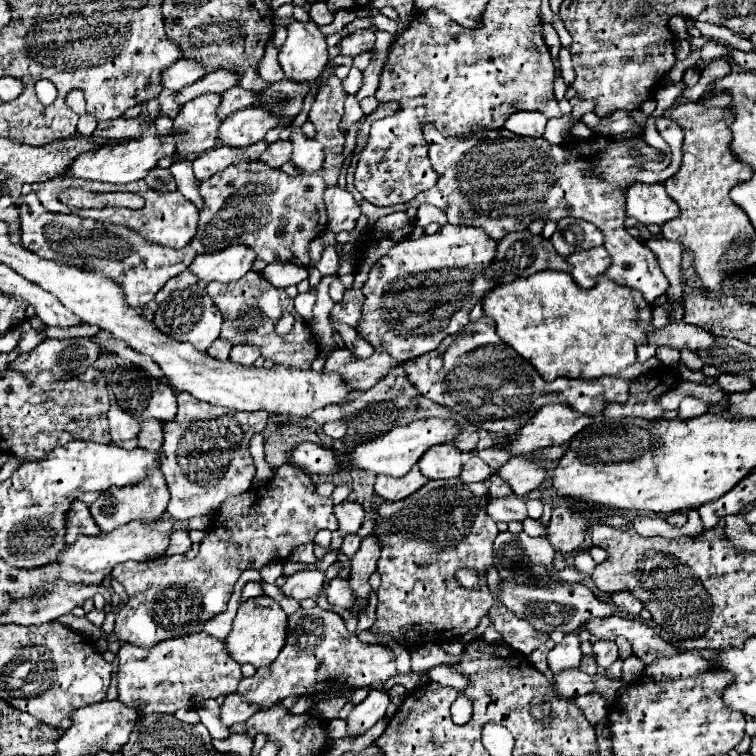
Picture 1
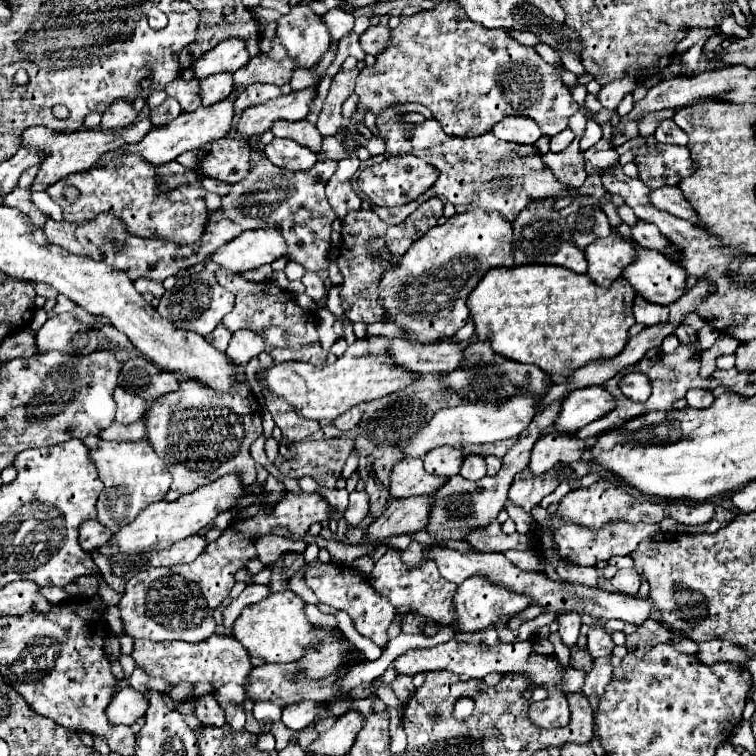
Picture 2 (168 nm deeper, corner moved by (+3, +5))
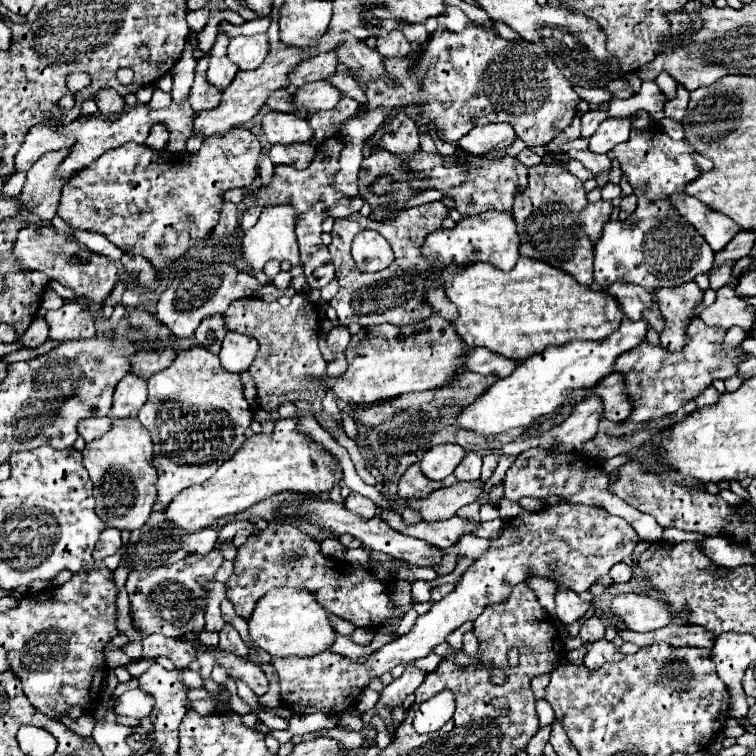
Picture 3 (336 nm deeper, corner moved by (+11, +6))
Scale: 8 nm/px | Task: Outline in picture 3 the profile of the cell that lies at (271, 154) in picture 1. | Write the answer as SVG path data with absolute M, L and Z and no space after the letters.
M311 142L287 144L287 146L273 144L269 150L269 158L273 160L273 164L287 164L297 170L305 170L311 164L315 152L317 152L317 148Z

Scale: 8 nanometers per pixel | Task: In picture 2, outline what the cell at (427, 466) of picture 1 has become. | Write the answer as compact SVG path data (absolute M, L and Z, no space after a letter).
M439 447L425 455L425 471L437 477L453 477L459 473L465 453L461 447Z

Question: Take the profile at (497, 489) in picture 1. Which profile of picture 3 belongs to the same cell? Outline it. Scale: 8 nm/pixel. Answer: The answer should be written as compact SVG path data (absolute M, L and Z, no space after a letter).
M485 454L485 456L483 456L483 474L481 474L481 480L483 480L483 482L487 482L487 480L491 478L491 474L495 472L497 460L499 460L497 454Z

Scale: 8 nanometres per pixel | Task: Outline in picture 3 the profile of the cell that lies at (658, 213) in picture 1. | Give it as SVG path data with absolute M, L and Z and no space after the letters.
M671 194L669 200L673 208L679 212L679 216L683 216L715 252L725 248L725 244L741 230L737 228L737 224L733 224L729 216L709 210L703 202L699 202L693 196Z

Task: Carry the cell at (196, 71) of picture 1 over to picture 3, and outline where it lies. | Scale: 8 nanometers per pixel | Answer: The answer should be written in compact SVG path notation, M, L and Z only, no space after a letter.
M257 34L257 36L237 36L229 42L227 48L227 58L231 62L235 62L241 70L253 70L261 64L261 60L265 60L265 52L267 52L269 40L265 34Z

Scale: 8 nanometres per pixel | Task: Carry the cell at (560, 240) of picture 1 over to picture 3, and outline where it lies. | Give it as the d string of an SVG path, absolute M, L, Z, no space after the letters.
M605 200L589 204L587 208L583 208L579 212L581 228L589 236L591 242L597 242L597 236L601 236L601 228L609 222L611 212L613 212L613 206L611 206L611 202L605 202Z

